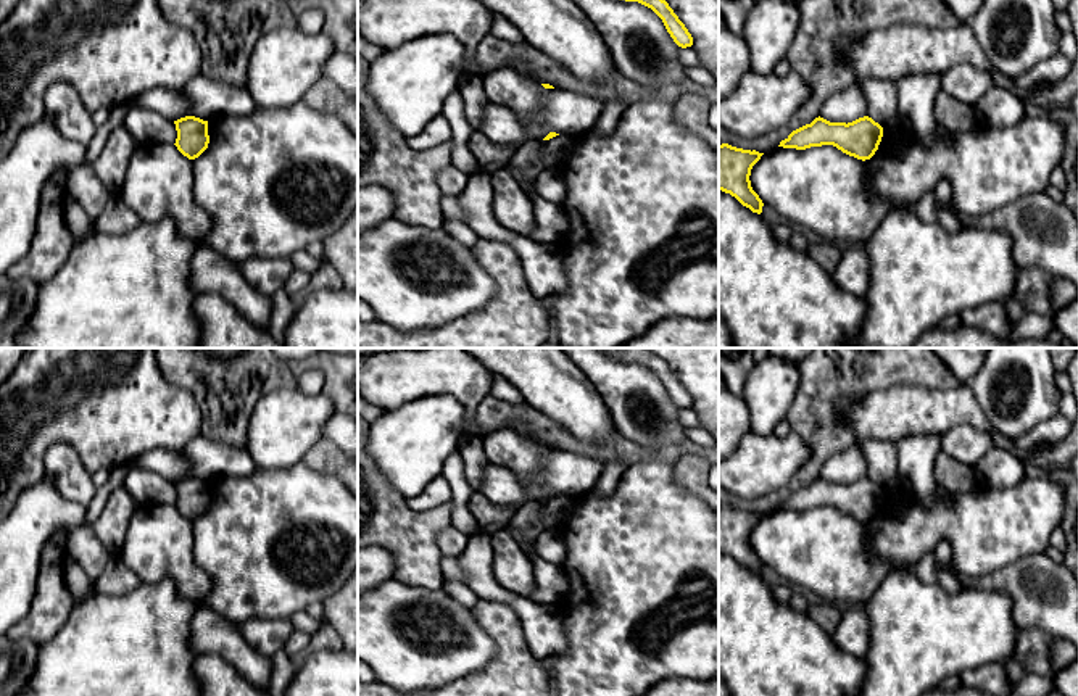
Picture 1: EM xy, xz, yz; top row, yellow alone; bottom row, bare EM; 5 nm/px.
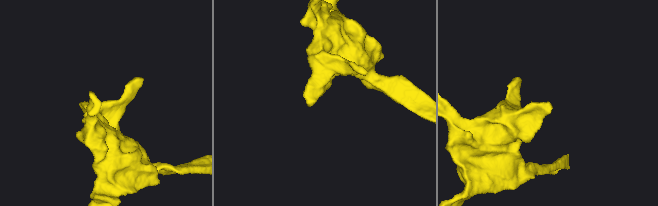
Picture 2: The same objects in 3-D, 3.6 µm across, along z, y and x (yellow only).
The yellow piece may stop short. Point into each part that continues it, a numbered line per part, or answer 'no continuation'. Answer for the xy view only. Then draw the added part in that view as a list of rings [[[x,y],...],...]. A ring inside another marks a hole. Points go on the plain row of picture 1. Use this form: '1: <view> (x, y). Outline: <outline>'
no continuation

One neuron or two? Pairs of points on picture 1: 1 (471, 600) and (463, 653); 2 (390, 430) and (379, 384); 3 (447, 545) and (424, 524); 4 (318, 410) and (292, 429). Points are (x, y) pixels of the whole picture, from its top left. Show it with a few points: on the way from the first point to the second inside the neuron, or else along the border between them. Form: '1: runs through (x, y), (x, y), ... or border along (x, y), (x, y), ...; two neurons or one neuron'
1: border along (442, 587), (469, 609); two neurons
2: border along (421, 397), (385, 411); two neurons
3: border along (450, 524), (437, 537), (440, 555); two neurons
4: runs through (311, 411), (298, 422); one neuron

